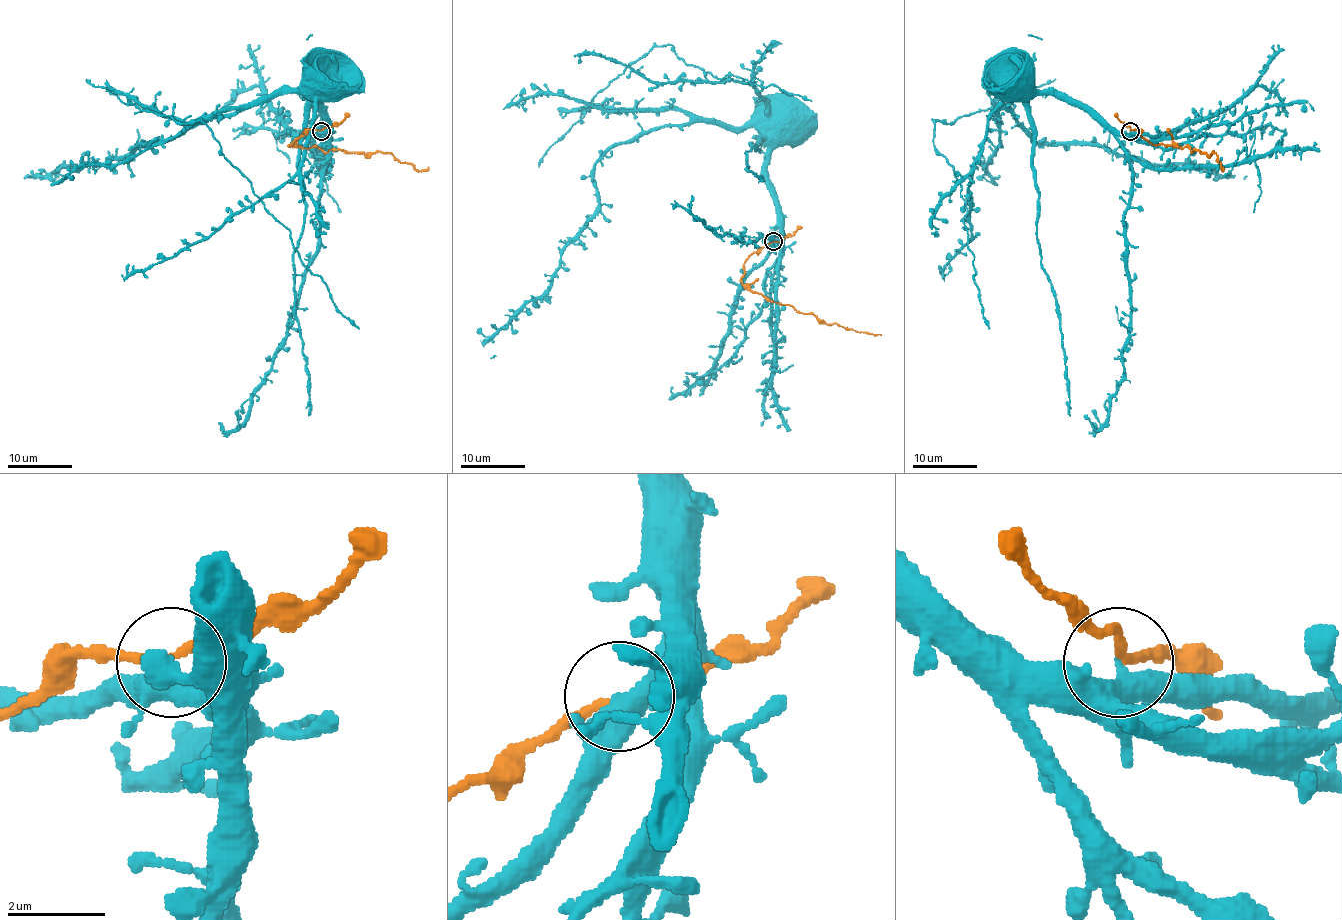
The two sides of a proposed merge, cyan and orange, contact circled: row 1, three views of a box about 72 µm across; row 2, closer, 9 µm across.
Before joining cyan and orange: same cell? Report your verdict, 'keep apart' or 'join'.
keep apart

